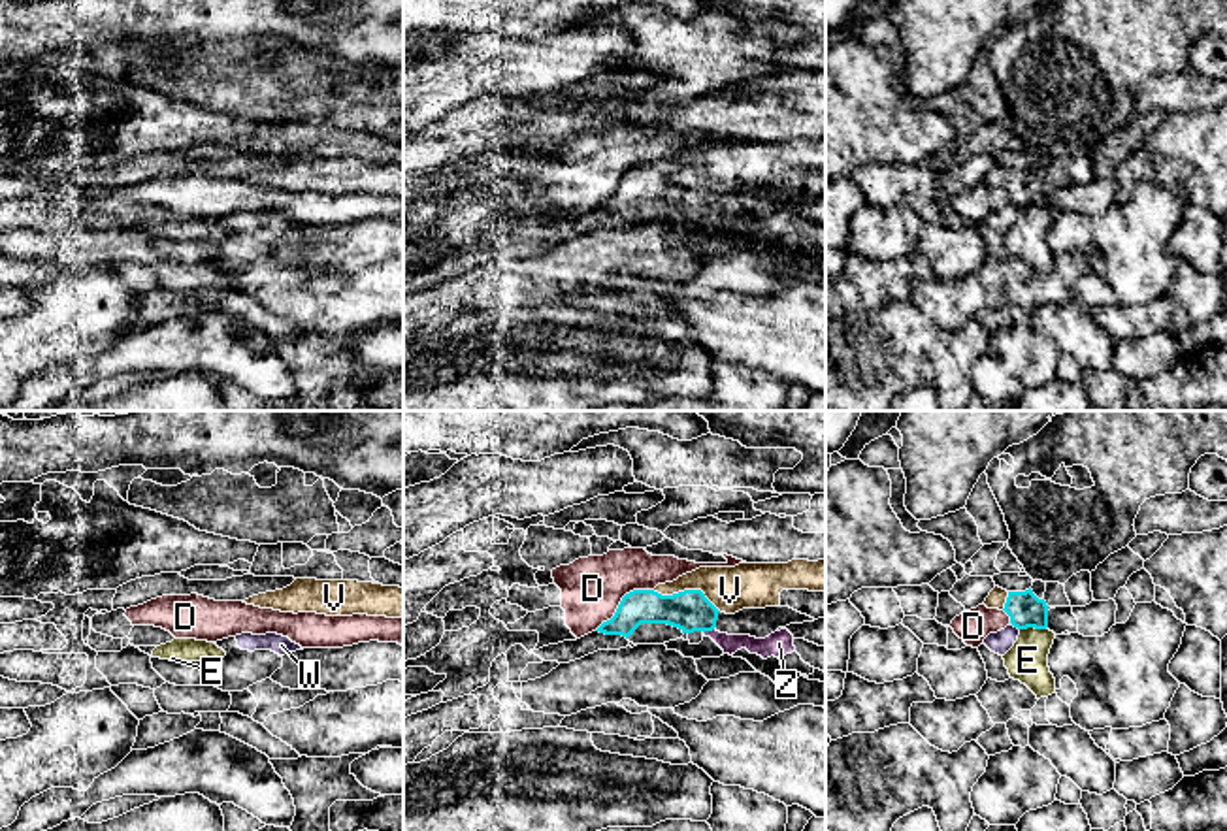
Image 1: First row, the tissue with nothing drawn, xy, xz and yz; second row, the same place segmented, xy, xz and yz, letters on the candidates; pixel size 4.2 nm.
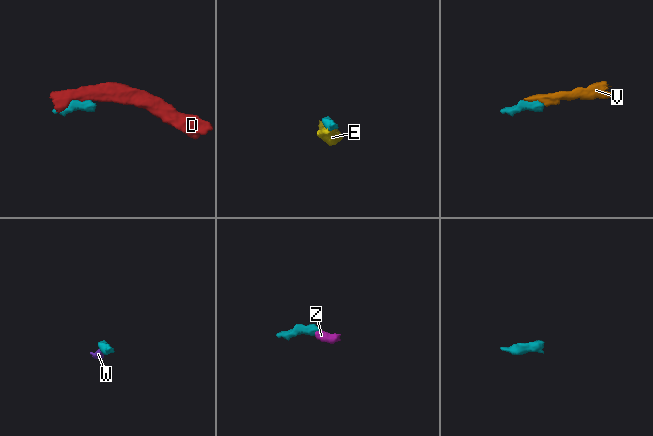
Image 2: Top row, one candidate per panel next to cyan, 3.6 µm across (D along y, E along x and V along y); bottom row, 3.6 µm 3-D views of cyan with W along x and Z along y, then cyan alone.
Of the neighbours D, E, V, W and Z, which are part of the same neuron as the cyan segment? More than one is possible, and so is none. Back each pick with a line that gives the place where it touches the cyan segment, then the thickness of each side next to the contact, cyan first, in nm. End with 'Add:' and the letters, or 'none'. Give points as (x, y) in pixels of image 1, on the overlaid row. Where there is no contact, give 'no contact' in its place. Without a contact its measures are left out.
V: xz (687, 590) | 180/190 nm
Add: V

